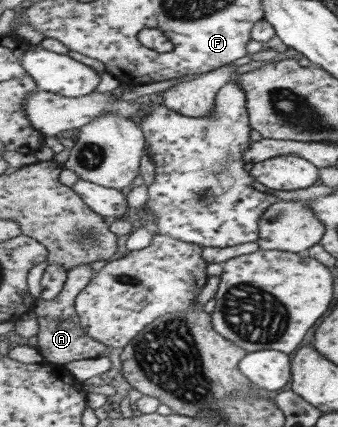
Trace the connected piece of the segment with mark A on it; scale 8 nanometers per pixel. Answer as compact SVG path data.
M86 263L70 269L62 292L54 300L44 300L41 297L36 300L34 312L38 321L37 347L45 356L47 362L66 365L78 360L96 358L107 352L108 345L92 338L80 324L80 315L76 312L76 299L79 294L92 282L96 273L92 270L92 264Z

